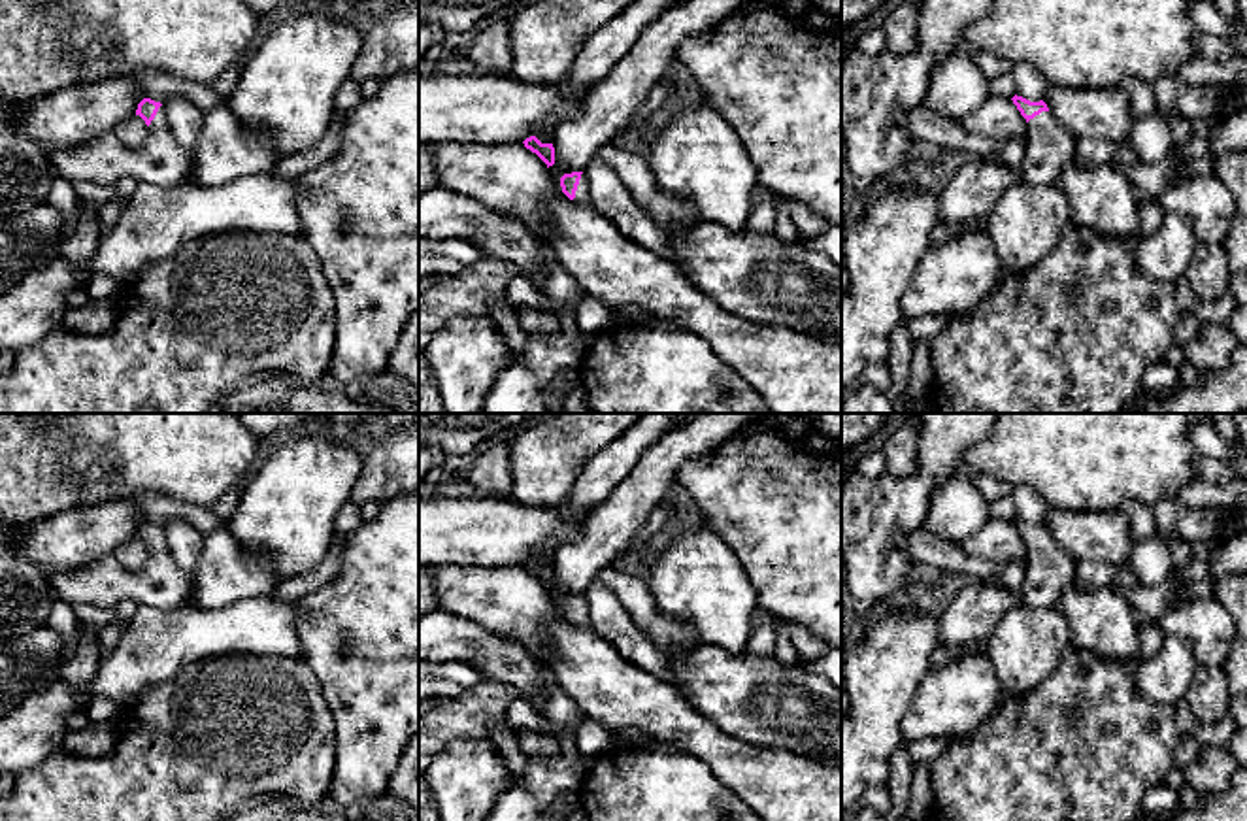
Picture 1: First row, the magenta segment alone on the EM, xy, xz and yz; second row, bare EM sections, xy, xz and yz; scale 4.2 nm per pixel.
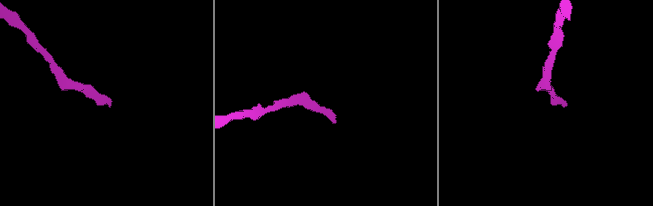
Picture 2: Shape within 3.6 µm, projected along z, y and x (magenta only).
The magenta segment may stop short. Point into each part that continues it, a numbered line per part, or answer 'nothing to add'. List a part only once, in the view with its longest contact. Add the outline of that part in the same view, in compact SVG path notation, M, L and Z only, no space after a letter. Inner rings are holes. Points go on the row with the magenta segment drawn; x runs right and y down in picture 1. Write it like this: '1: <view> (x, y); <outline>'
1: xz (581, 195); M581 174L581 179L579 179L579 185L577 185L577 191L575 191L575 198L574 198L577 204L589 204L589 181L587 181L587 176Z

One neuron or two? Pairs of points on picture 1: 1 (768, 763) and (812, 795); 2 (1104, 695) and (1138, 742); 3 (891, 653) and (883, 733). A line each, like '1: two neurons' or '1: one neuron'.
1: one neuron
2: one neuron
3: one neuron

